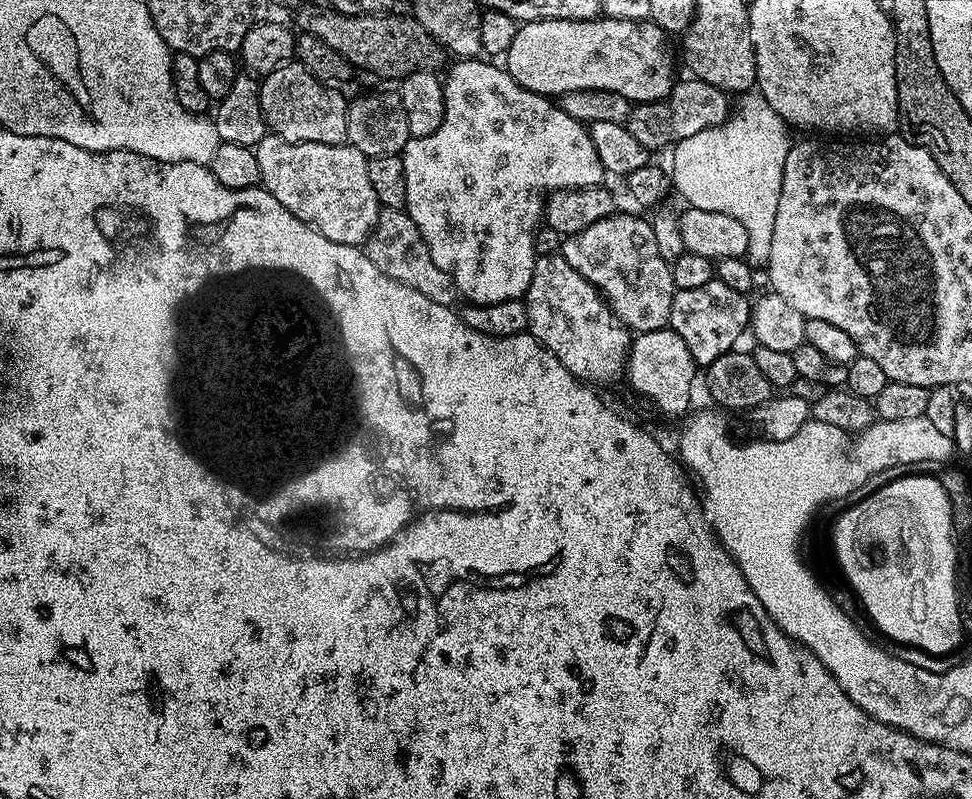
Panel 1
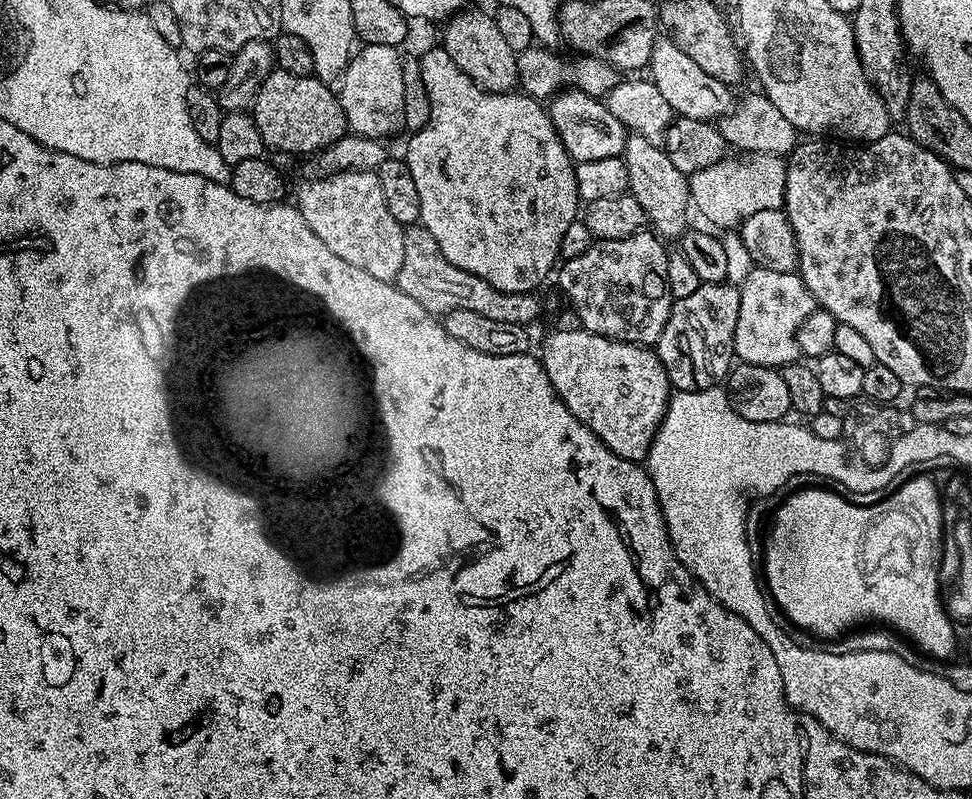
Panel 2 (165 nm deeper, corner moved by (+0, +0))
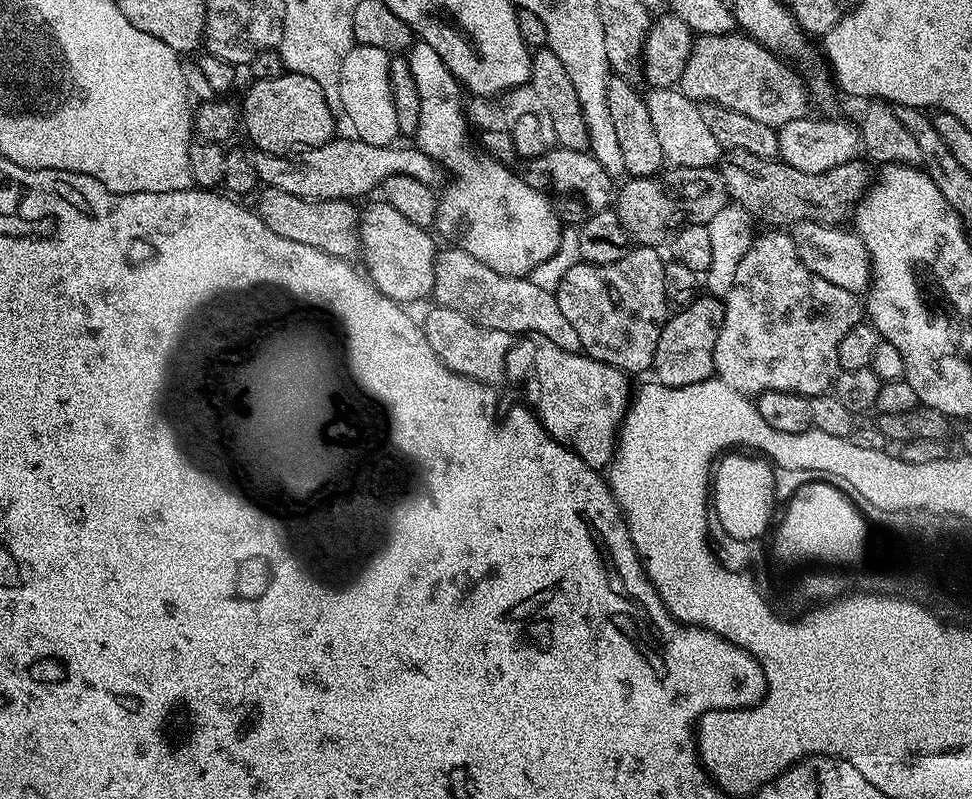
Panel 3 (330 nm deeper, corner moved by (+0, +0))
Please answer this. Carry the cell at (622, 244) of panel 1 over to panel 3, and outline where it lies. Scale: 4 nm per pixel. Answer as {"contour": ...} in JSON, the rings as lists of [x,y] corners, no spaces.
{"contour":[[[636,246],[618,262],[575,264],[554,290],[558,307],[578,333],[581,349],[627,374],[649,371],[655,365],[658,338],[670,315],[664,281],[666,260],[656,252],[652,246]]]}

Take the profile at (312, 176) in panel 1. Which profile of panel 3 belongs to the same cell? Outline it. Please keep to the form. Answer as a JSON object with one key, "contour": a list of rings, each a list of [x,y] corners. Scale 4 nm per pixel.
{"contour":[[[377,200],[360,215],[360,256],[364,258],[367,279],[382,293],[399,304],[414,302],[432,292],[436,246],[427,229],[414,226],[398,210],[383,200]]]}

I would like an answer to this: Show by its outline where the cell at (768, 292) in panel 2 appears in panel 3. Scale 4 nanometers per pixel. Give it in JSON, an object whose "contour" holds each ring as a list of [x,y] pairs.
{"contour":[[[764,230],[755,237],[746,250],[742,262],[738,262],[738,274],[734,274],[734,286],[724,301],[724,321],[718,330],[718,342],[714,342],[714,372],[726,386],[755,398],[761,392],[782,390],[797,392],[800,396],[813,397],[827,393],[833,387],[836,373],[841,371],[838,362],[838,346],[846,334],[862,320],[862,304],[857,293],[848,287],[834,286],[826,278],[818,278],[800,260],[796,243],[784,230]]]}

